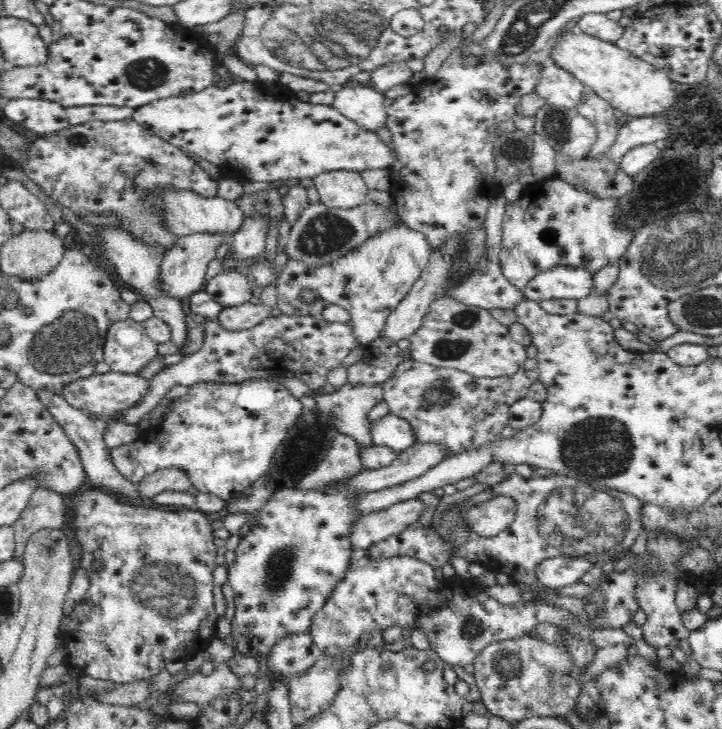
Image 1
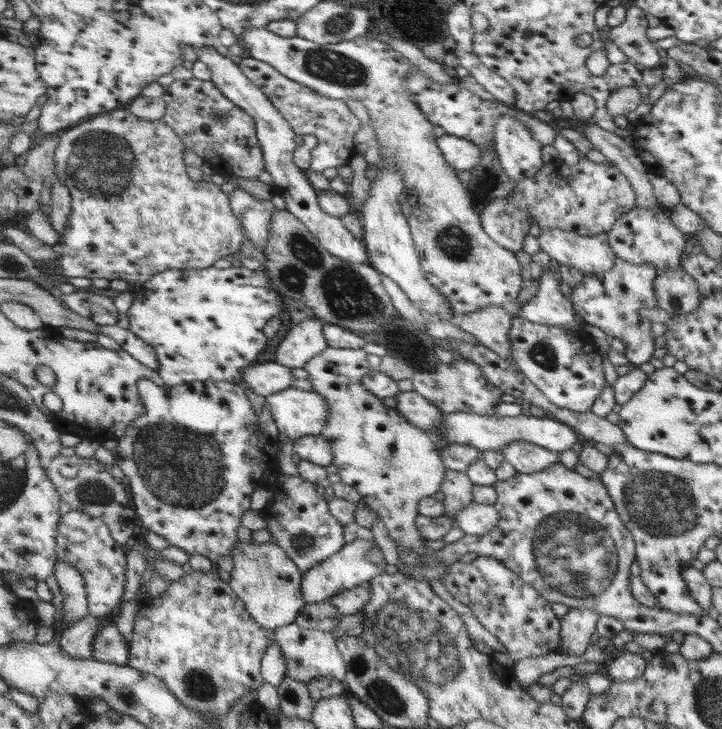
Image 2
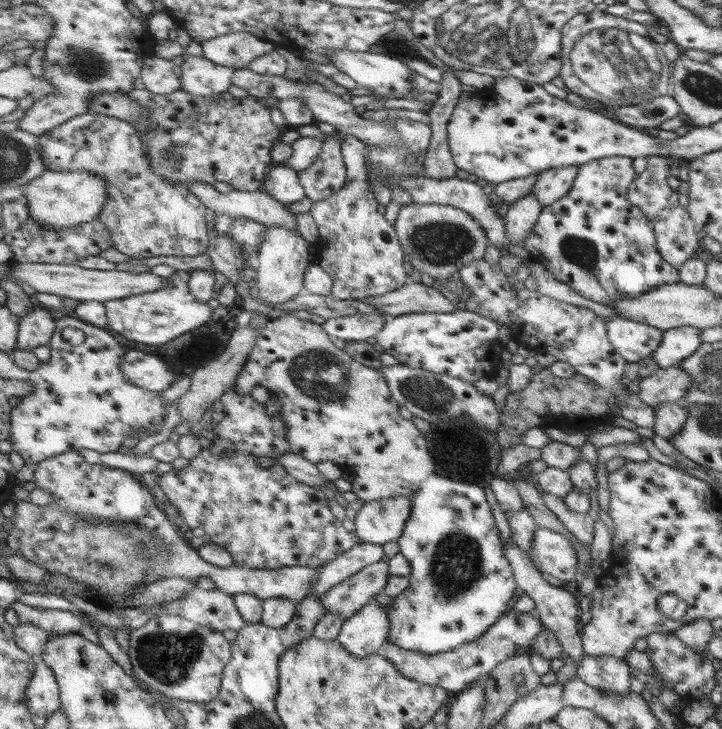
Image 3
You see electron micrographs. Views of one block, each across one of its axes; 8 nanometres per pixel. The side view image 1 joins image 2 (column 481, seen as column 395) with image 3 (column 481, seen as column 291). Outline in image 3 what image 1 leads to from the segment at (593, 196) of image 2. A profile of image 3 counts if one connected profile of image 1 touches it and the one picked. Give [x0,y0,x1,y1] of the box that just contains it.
[394,203,490,280]

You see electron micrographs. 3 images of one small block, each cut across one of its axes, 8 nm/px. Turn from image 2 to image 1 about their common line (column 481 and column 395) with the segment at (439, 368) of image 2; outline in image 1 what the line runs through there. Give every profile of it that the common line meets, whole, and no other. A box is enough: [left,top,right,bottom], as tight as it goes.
[383,357,539,455]

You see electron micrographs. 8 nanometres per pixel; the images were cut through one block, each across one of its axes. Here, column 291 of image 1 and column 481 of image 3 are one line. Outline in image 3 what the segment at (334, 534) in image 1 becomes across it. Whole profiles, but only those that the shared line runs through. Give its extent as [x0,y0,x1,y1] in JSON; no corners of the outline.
[388,473,520,654]

